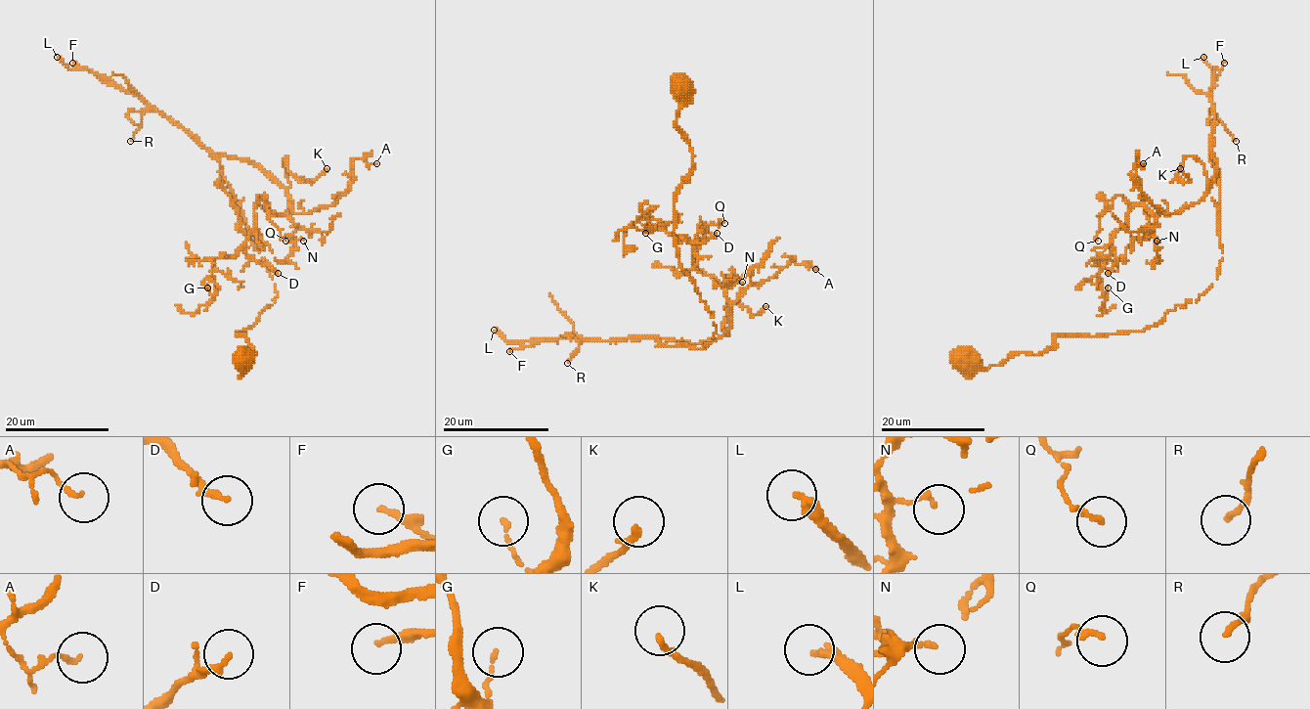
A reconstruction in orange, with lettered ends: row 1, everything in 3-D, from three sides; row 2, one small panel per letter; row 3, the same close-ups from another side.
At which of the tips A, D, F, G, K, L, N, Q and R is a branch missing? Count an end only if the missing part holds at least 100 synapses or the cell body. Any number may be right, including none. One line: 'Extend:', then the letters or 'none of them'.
Extend: none of them

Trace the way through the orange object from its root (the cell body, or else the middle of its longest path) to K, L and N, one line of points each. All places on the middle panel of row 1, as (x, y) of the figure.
K: (679, 88), (693, 171), (673, 237), (717, 330), (702, 348), (656, 337), (710, 341), (730, 304), (765, 306)
L: (679, 88), (676, 126), (693, 171), (676, 197), (673, 237), (713, 312), (712, 343), (506, 341), (494, 330)
N: (679, 88), (693, 171), (673, 237), (717, 330), (702, 348), (659, 344), (718, 338), (725, 286), (742, 282)

